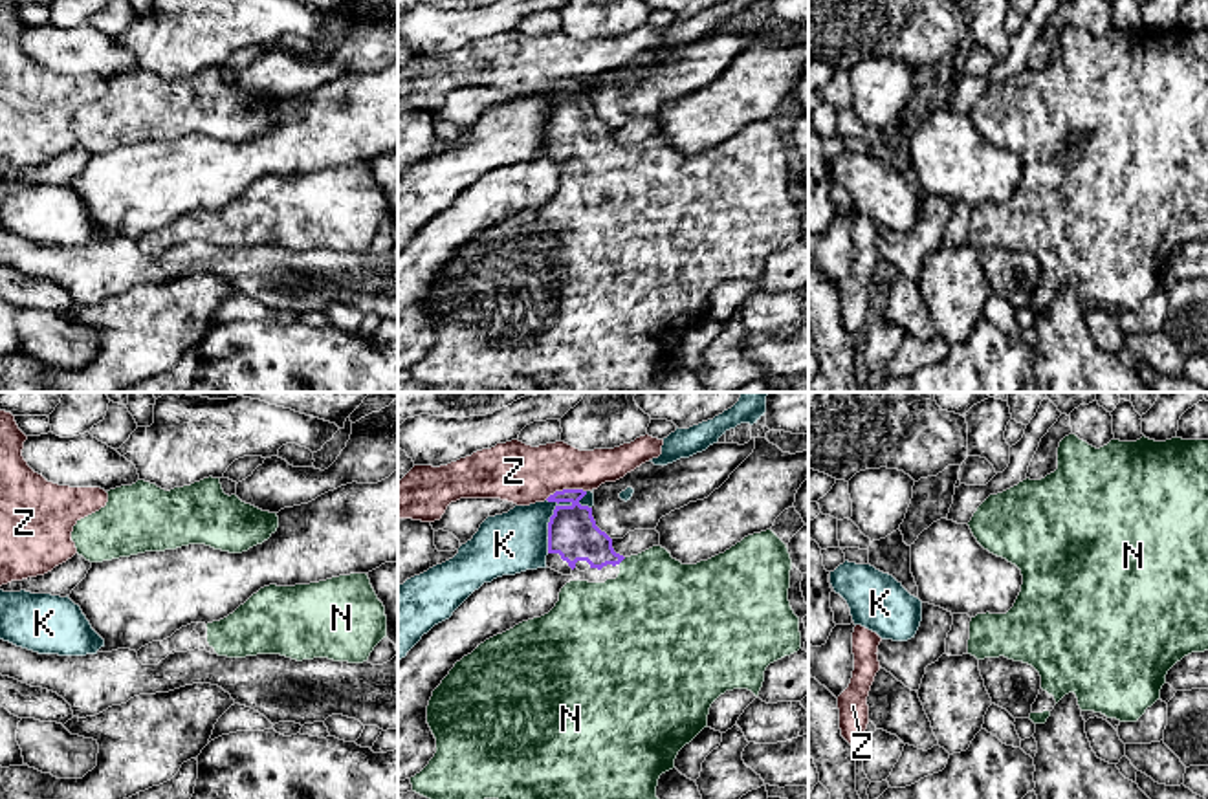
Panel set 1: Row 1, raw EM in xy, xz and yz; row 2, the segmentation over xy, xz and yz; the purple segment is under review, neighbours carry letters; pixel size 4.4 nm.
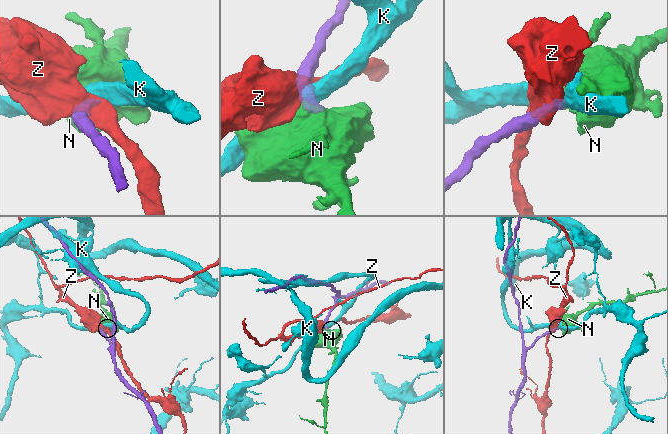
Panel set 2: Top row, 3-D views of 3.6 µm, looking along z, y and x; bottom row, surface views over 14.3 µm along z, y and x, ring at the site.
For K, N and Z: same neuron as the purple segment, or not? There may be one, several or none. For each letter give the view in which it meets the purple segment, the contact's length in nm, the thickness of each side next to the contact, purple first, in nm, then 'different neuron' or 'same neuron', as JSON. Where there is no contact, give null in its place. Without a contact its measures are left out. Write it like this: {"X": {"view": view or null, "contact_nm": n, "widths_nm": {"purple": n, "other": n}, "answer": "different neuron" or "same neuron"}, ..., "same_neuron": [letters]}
{"K": {"view": "xz", "contact_nm": 260, "widths_nm": {"purple": 220, "other": 280}, "answer": "different neuron"}, "N": {"view": "xz", "contact_nm": 50, "widths_nm": {"purple": 220, "other": 420}, "answer": "same neuron"}, "Z": {"view": "xz", "contact_nm": 190, "widths_nm": {"purple": 220, "other": 260}, "answer": "different neuron"}, "same_neuron": ["N"]}

